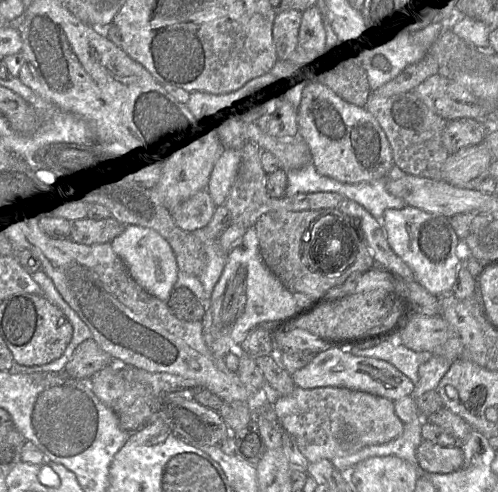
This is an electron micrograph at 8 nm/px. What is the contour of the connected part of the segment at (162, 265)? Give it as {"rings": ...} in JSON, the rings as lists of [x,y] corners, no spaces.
{"rings":[[[126,226],[111,243],[132,278],[150,295],[167,302],[178,279],[179,268],[170,244],[156,231],[140,226]]]}

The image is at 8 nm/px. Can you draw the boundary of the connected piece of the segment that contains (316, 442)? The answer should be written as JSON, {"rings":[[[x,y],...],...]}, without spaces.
{"rings":[[[342,387],[302,389],[280,396],[273,405],[282,429],[292,436],[310,463],[349,455],[370,445],[399,437],[404,423],[395,413],[394,401],[367,392]]]}

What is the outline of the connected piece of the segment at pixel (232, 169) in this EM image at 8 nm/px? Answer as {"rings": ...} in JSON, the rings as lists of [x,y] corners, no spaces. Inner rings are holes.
{"rings":[[[224,148],[216,162],[207,186],[215,206],[224,204],[237,177],[241,164],[241,152],[233,148]]]}

